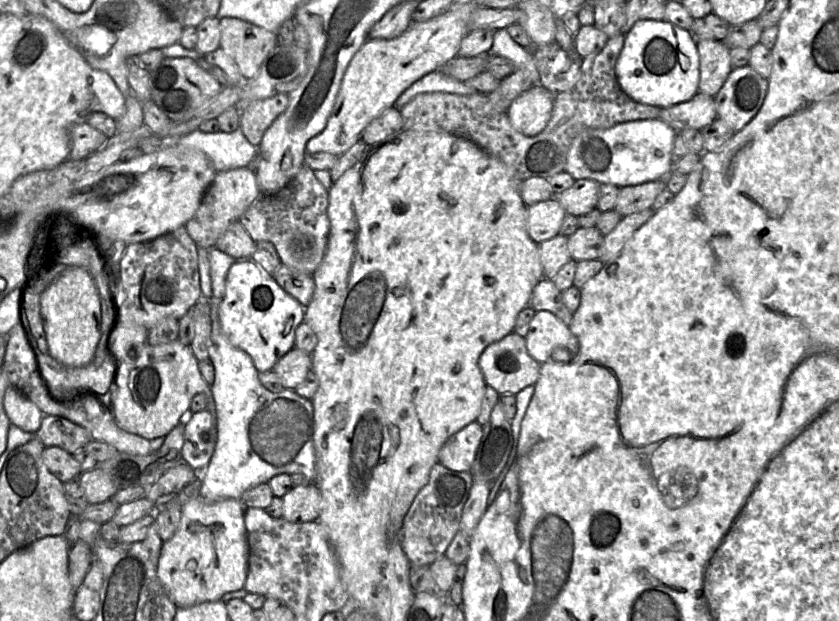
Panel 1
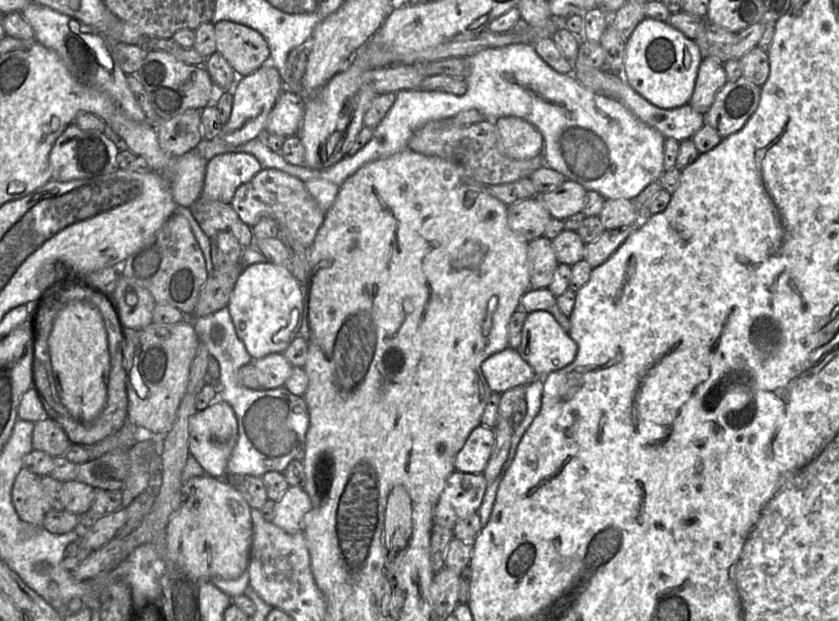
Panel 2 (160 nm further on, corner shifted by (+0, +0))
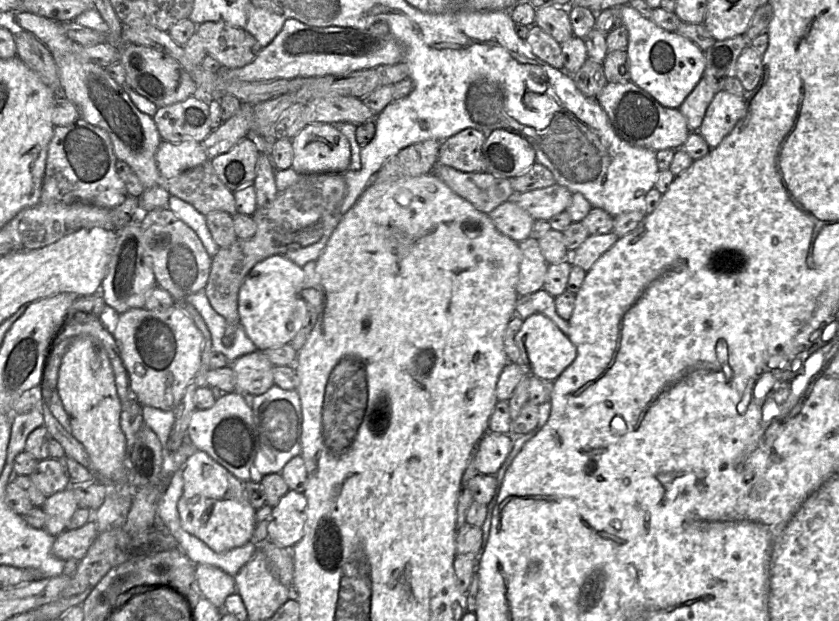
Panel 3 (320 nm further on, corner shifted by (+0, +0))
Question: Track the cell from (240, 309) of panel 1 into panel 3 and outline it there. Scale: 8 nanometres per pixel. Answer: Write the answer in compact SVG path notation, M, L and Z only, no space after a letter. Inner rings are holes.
M283 255L257 263L243 280L238 294L240 323L257 350L288 344L303 327L307 307L300 296L305 280L303 269Z

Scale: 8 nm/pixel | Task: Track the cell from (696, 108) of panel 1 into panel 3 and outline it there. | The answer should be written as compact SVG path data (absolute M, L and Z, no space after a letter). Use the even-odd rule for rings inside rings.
M631 81L607 83L596 97L606 112L615 133L632 146L655 152L680 149L690 133L687 121L678 108L660 105L648 92Z

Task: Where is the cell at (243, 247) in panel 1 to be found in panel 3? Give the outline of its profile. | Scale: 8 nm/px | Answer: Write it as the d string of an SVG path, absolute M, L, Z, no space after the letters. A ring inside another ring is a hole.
M210 160L164 180L164 187L204 216L214 211L237 213L233 192L219 179Z

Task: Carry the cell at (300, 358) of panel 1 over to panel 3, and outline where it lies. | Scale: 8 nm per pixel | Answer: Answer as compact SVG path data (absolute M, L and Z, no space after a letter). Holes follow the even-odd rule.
M263 351L243 355L229 365L236 376L236 392L249 396L249 399L265 393L274 385L274 365Z

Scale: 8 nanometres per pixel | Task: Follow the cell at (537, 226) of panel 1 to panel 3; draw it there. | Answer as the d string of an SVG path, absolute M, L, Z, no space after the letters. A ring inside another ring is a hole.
M513 200L497 206L489 214L496 229L517 243L531 237L535 219Z

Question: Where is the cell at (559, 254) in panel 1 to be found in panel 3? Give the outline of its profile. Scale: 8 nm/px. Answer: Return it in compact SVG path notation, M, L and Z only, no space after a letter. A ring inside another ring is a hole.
M528 237L519 243L521 263L516 291L519 296L534 293L544 287L549 264L545 260L538 240Z

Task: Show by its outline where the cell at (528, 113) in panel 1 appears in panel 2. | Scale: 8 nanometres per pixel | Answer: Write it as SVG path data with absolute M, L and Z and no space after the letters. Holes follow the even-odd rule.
M514 116L495 121L499 133L500 150L515 159L531 159L542 155L542 134L528 121Z

